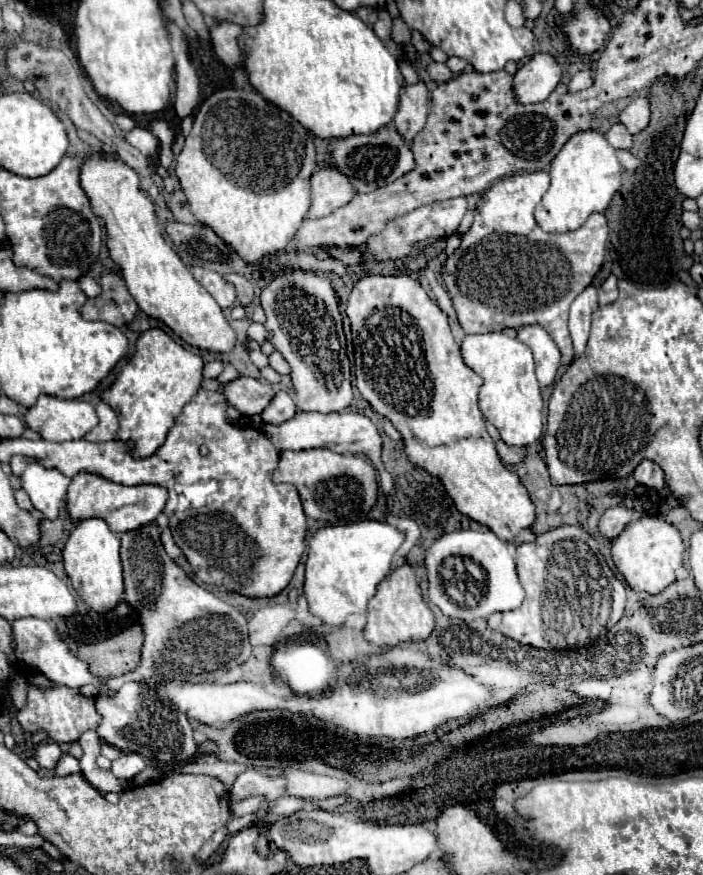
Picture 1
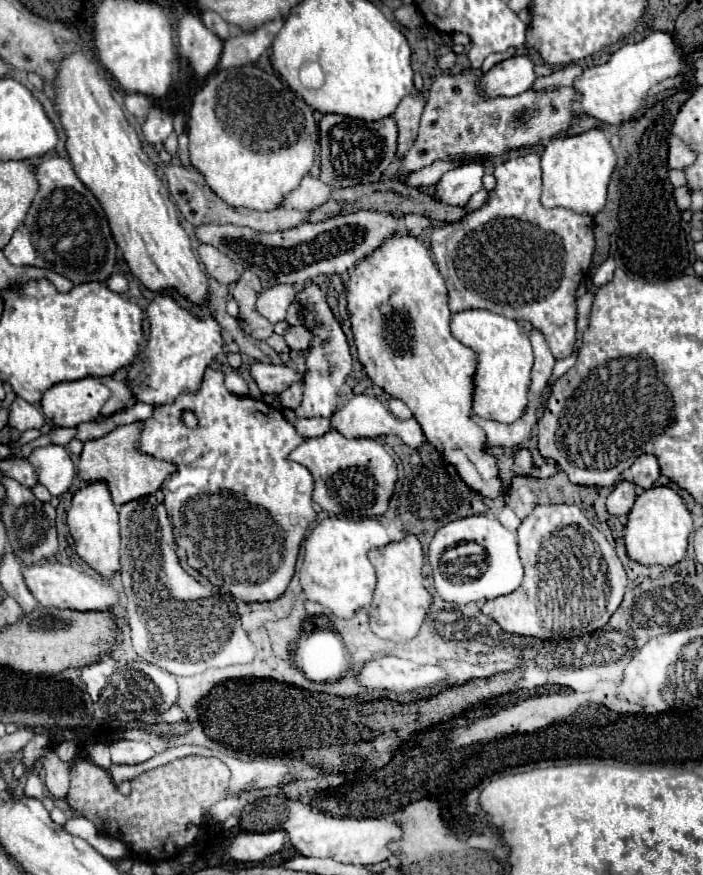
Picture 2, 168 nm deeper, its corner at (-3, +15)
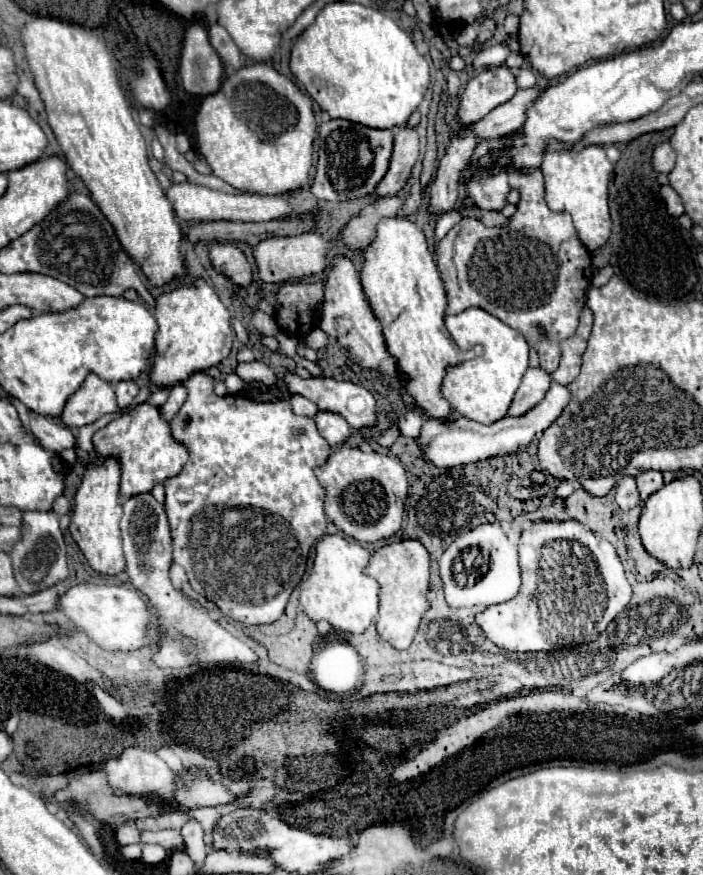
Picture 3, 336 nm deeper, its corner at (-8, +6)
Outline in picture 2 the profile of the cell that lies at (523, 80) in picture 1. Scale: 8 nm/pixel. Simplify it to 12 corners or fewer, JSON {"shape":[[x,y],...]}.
{"shape":[[525,54],[483,74],[485,96],[517,96],[539,78]]}

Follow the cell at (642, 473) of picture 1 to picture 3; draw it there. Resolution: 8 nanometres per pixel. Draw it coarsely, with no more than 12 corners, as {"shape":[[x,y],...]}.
{"shape":[[646,471],[636,477],[642,501],[662,489],[660,471]]}

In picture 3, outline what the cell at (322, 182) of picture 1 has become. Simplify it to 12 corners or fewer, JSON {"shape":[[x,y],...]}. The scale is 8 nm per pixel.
{"shape":[[188,181],[166,197],[178,221],[272,221],[278,195],[228,195]]}

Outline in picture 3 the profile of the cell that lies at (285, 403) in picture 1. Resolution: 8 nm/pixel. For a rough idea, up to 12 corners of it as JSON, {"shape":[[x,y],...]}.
{"shape":[[292,395],[294,413],[314,417],[320,411],[316,403],[302,395]]}

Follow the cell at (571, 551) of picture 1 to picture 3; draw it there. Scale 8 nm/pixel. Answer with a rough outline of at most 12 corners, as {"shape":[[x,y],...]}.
{"shape":[[522,533],[518,595],[476,615],[506,651],[590,643],[630,603],[612,543]]}

